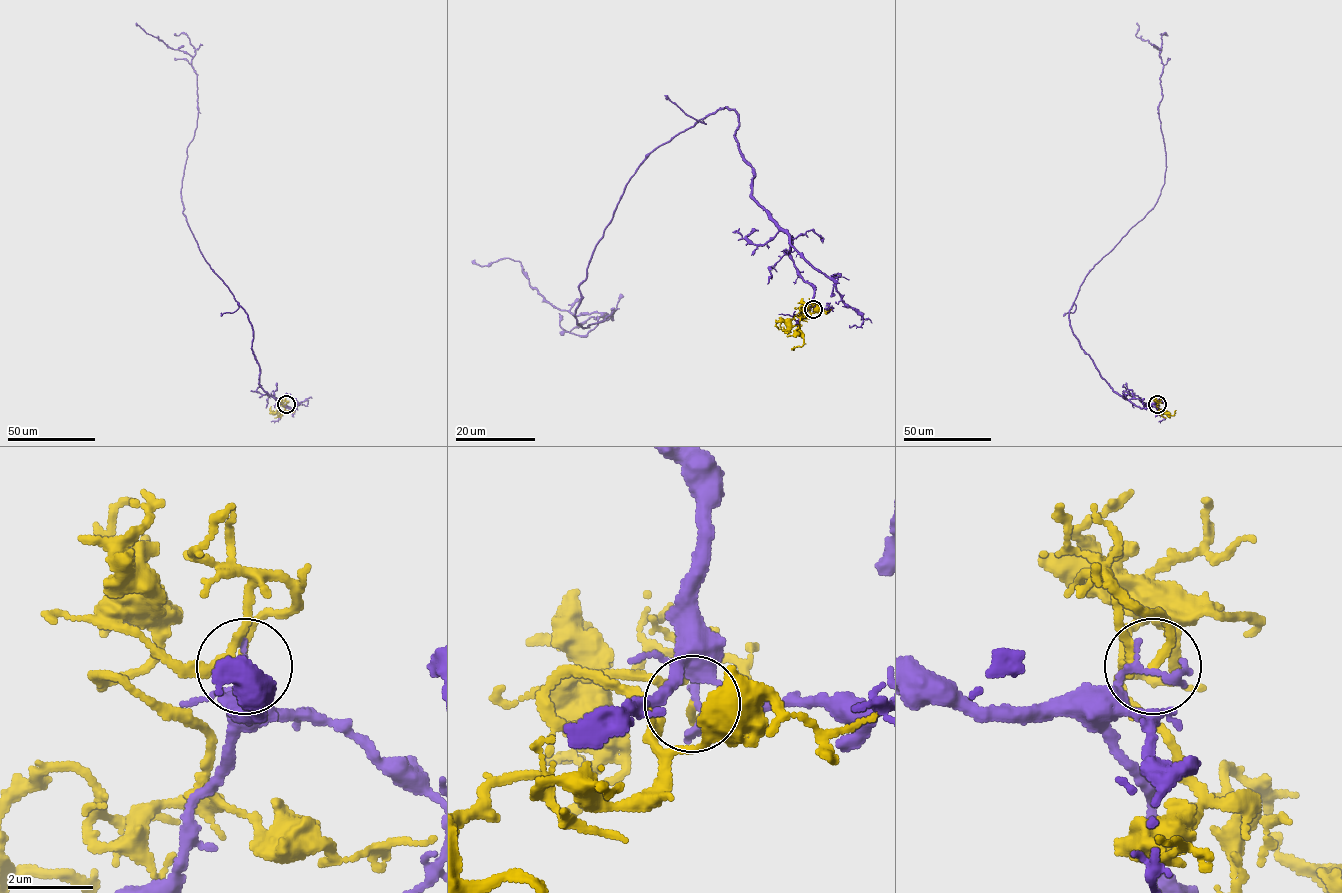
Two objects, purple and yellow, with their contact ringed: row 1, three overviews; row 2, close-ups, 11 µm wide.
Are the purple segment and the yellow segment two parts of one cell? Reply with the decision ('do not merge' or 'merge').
do not merge

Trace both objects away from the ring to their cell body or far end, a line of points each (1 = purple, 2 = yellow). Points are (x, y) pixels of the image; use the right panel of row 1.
1: (1157, 404), (1118, 395), (1069, 318), (1086, 274), (1154, 207), (1164, 183), (1161, 51), (1136, 37), (1137, 23)
2: (1158, 404), (1165, 414), (1173, 415), (1176, 410)

